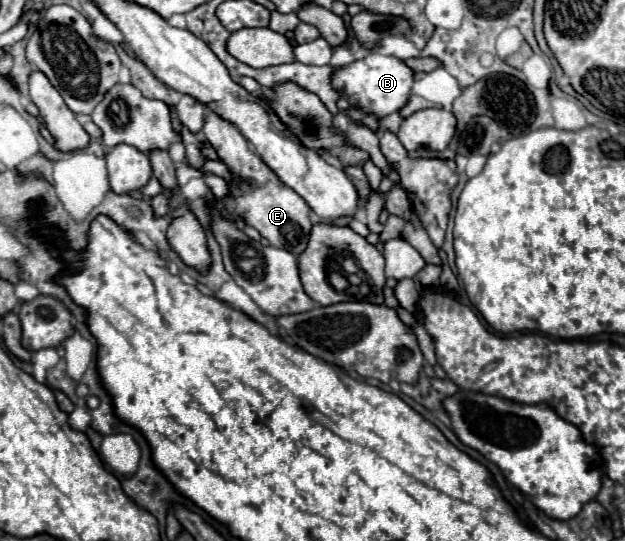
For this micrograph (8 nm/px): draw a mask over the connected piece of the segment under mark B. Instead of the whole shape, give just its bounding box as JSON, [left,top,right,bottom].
[330,45,414,119]

